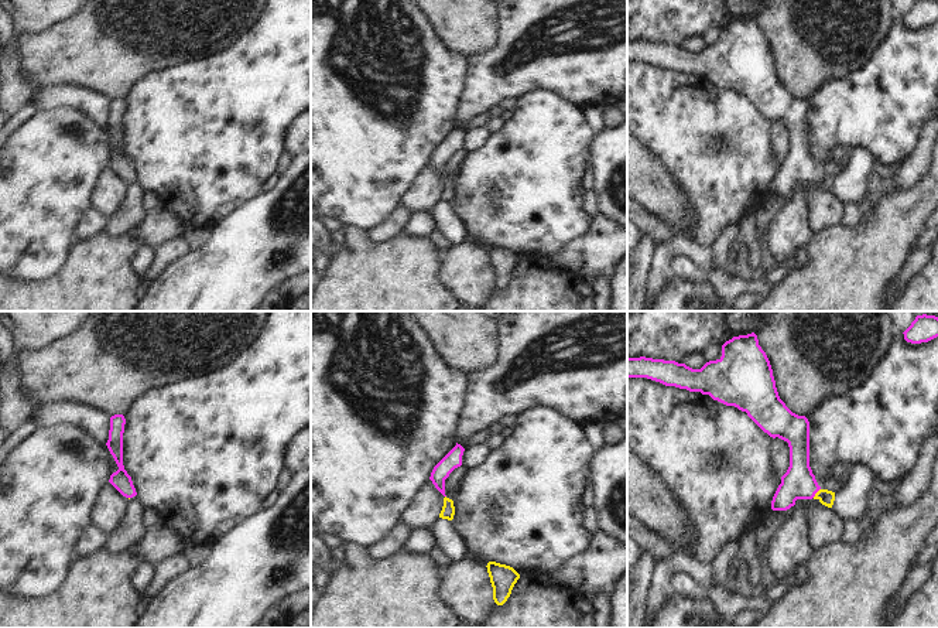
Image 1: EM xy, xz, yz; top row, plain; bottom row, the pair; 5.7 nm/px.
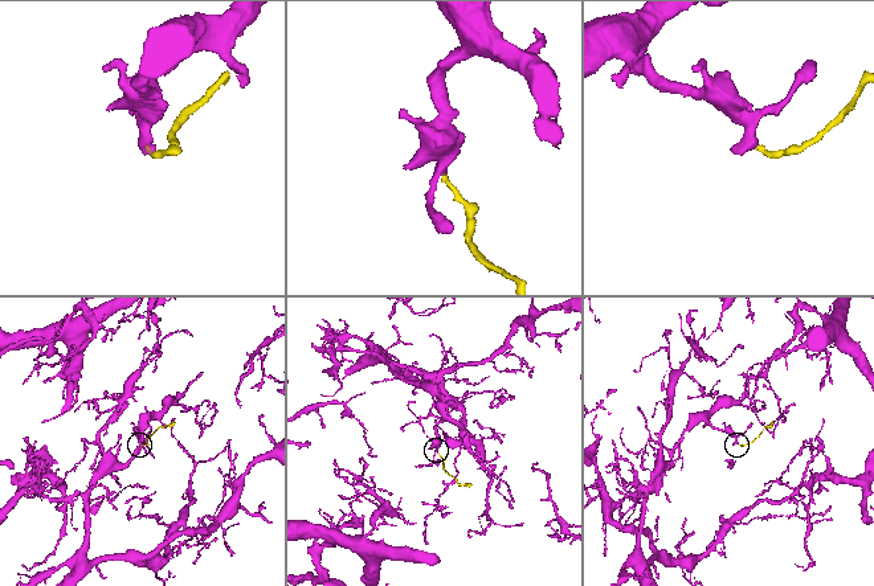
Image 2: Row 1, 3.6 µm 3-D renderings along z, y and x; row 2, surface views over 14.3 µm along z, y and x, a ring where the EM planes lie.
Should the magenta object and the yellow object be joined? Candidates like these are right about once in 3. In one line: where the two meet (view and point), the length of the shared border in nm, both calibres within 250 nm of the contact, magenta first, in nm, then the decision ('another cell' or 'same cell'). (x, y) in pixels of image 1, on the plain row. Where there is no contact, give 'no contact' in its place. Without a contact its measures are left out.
meets magenta in yz at (817, 174); contact 70 nm long; 190 nm thick on the magenta side, 90 nm on the other; same cell

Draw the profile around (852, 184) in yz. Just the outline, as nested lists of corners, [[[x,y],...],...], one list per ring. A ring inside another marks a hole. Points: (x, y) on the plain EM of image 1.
[[[856,146],[846,160],[846,167],[835,175],[832,192],[843,202],[859,204],[869,191],[870,174],[879,168],[873,154]]]

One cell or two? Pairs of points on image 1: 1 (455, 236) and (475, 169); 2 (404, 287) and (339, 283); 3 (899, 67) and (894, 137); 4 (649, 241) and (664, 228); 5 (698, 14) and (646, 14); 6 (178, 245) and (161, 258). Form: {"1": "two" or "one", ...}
{"1": "two", "2": "one", "3": "one", "4": "two", "5": "one", "6": "one"}

